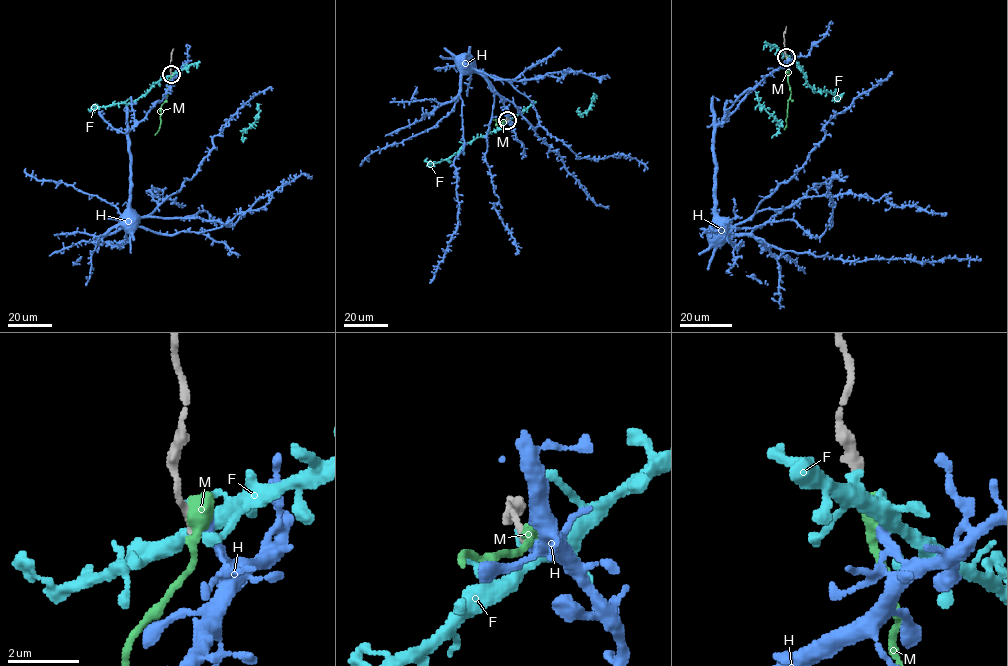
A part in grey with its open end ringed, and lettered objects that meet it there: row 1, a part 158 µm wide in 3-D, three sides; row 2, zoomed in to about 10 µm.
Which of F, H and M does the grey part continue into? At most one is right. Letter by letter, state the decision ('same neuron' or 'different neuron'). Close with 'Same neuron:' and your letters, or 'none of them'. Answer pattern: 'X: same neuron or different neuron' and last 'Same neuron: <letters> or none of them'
F: different neuron
H: different neuron
M: same neuron
Same neuron: M

